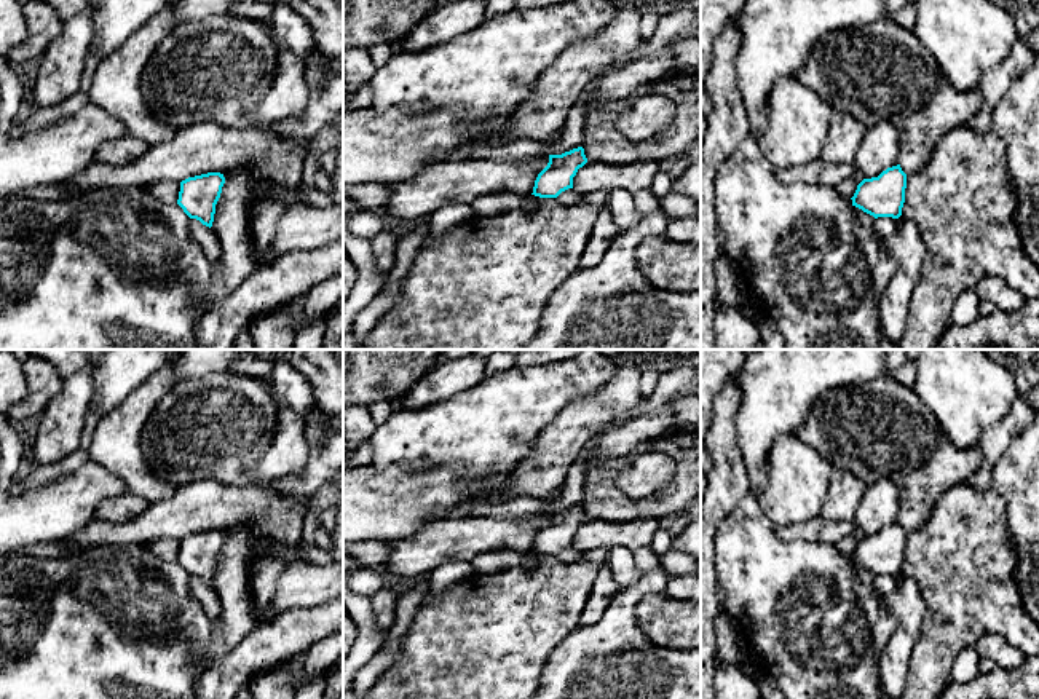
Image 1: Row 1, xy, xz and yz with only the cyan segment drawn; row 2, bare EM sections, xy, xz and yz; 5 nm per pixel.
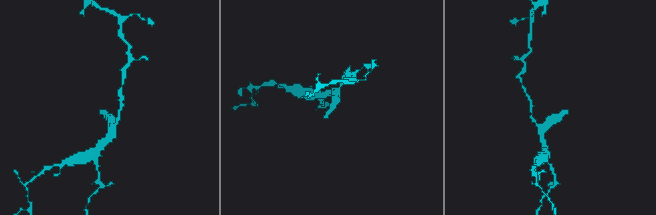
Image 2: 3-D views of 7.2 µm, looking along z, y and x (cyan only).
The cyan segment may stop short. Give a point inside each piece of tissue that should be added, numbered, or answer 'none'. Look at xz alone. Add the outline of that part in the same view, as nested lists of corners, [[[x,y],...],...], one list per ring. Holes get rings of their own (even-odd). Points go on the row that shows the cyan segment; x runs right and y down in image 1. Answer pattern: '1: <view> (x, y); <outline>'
1: xz (568, 197); [[[568,188],[562,192],[555,199],[562,204],[575,204],[584,199],[586,195],[576,192],[575,188]]]

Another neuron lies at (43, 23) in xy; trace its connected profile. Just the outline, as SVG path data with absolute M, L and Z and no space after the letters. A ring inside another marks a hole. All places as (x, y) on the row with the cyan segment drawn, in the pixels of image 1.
M27 0L22 5L22 14L27 22L27 37L5 59L6 65L18 72L34 67L64 26L59 13L43 0Z

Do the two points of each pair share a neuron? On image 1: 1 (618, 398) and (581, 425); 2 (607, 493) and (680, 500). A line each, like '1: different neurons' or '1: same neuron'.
1: same neuron
2: same neuron

